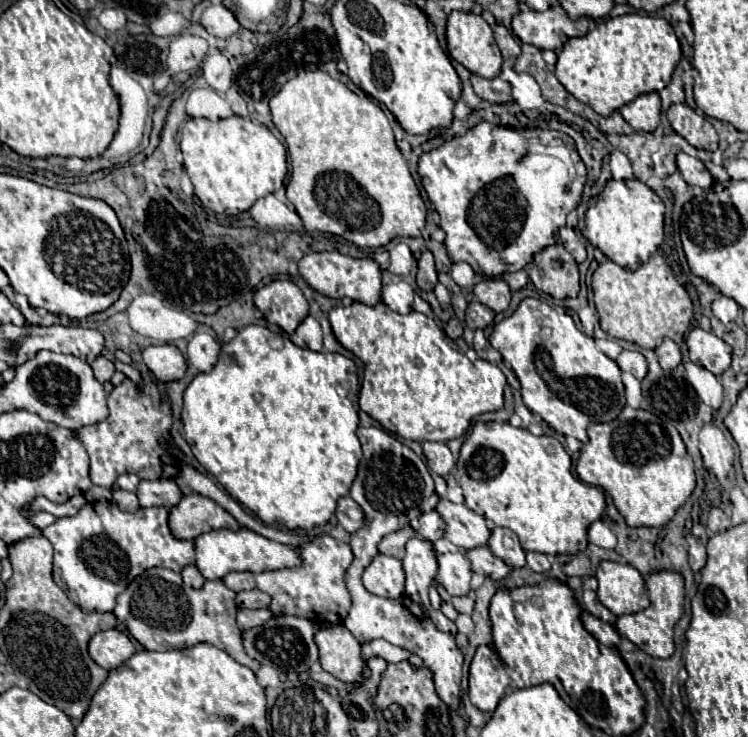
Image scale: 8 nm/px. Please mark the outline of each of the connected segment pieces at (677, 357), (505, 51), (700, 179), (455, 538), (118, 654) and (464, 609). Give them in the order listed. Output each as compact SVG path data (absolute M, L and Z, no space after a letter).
M668 337L662 341L662 345L656 349L656 353L658 353L662 369L676 369L682 363L682 355L680 355L678 345Z
M496 25L496 27L494 27L494 37L496 37L496 43L498 43L504 59L516 59L516 57L520 55L520 45L518 45L518 41L508 33L506 27Z
M680 153L680 155L676 157L676 165L678 165L678 171L682 173L684 181L686 181L688 185L692 185L692 187L700 187L700 189L706 191L706 189L714 183L710 171L708 171L708 169L704 167L704 163L702 163L700 159L696 159L696 157L690 157L690 155L686 155L686 153Z
M446 499L436 505L436 511L446 521L444 537L460 549L476 549L488 545L488 537L492 531L482 515L474 513L466 505L454 505Z
M108 629L96 633L88 643L90 657L104 669L114 669L134 655L132 641L118 629Z
M466 595L466 597L452 597L452 605L458 613L466 613L470 615L474 611L474 597Z

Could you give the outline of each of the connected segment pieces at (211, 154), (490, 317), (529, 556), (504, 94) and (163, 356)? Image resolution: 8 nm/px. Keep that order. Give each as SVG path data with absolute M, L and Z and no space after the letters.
M238 115L220 121L190 117L182 127L180 149L196 197L214 213L248 211L260 197L274 193L288 173L284 145L264 125Z
M472 301L466 309L466 325L470 329L486 329L494 323L494 311L482 305L480 301Z
M528 551L528 553L526 553L526 561L528 561L528 567L530 567L532 571L536 571L536 573L546 573L546 571L550 571L550 561L548 561L548 557L542 555L542 553L532 553L532 551Z
M472 75L472 87L478 97L482 97L488 103L496 105L510 105L514 103L512 99L512 85L500 77L494 79L484 79L478 75Z
M166 343L158 347L146 347L142 357L158 383L180 381L186 375L186 359L176 345Z

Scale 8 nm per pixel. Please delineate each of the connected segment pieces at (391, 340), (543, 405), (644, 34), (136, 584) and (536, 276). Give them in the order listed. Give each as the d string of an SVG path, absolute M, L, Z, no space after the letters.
M356 301L350 307L334 307L330 325L340 345L364 361L359 408L402 439L446 443L462 437L472 417L504 407L504 373L484 359L474 365L450 345L434 319L422 313L400 315L384 303L368 307Z
M524 299L510 317L494 325L494 331L488 341L494 349L502 353L504 361L508 361L512 371L516 373L522 385L524 405L532 413L540 415L552 429L556 429L562 435L572 435L578 441L586 443L588 441L586 429L590 423L610 423L626 407L620 367L616 365L616 361L612 361L610 357L606 357L602 351L596 349L594 339L584 335L574 325L568 313L558 313L538 299Z
M628 13L600 23L584 37L568 39L558 51L556 77L578 101L590 105L598 115L608 117L638 95L664 89L672 81L680 59L678 37L666 19Z
M154 567L136 577L124 593L118 595L114 615L122 621L130 635L150 651L166 649L186 649L196 643L210 643L238 663L250 667L252 671L260 669L260 663L244 653L242 633L236 625L236 591L228 589L222 579L206 581L202 589L190 589L182 583L182 577L170 569Z
M562 243L550 245L536 253L532 263L528 263L524 269L534 287L552 295L554 299L576 297L580 291L578 263Z

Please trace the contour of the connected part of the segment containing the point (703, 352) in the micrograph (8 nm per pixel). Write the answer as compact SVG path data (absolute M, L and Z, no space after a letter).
M700 327L692 329L686 339L690 359L702 367L706 367L710 373L720 375L724 373L732 363L732 347L724 343L714 333L702 331Z

